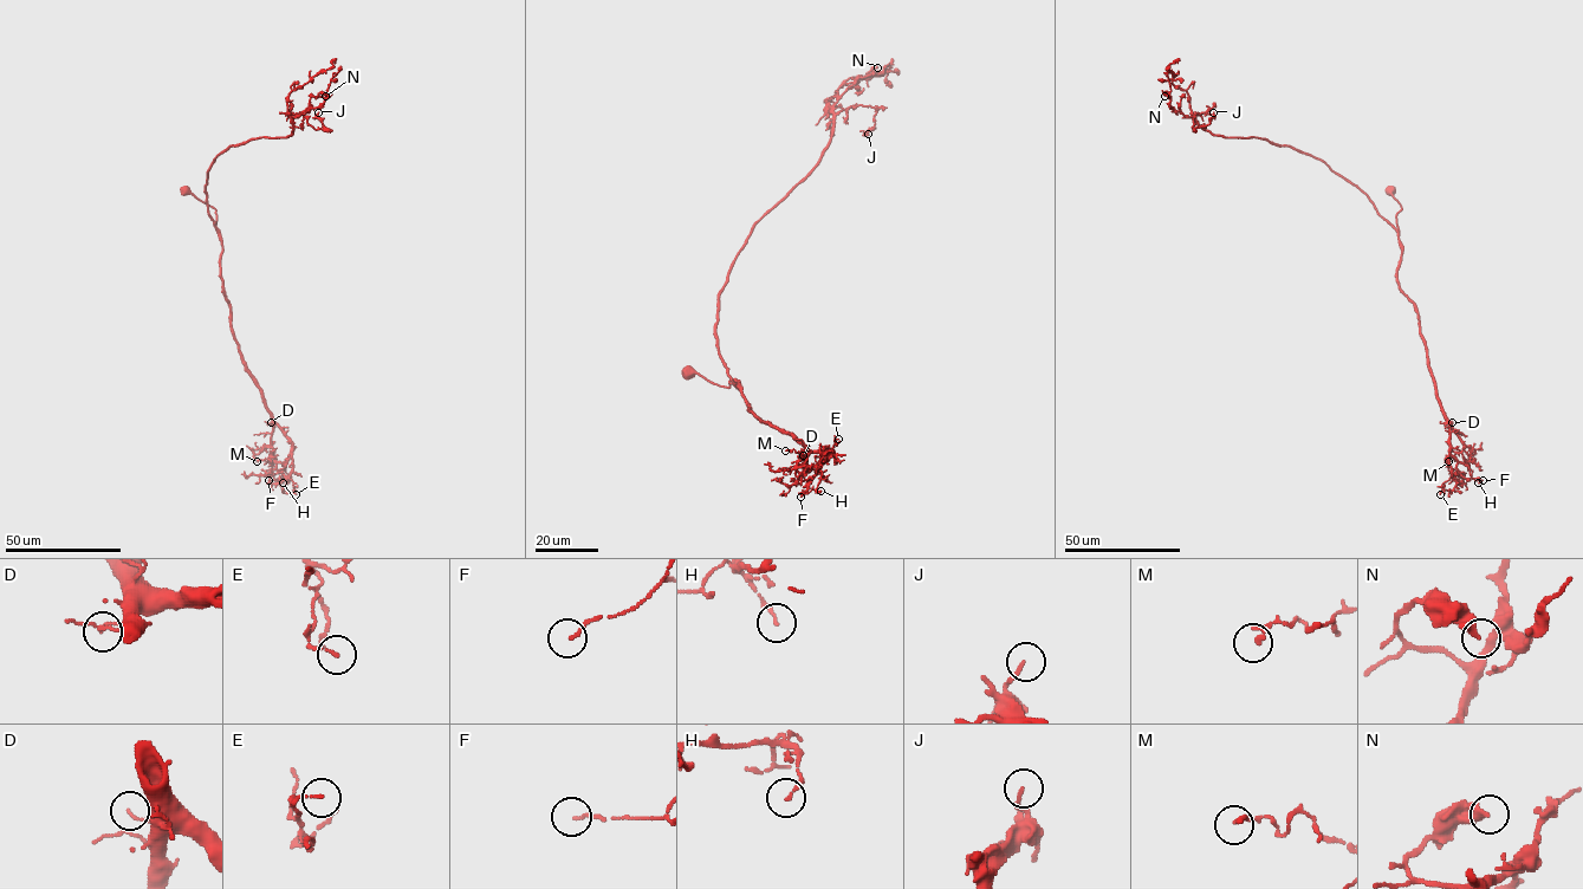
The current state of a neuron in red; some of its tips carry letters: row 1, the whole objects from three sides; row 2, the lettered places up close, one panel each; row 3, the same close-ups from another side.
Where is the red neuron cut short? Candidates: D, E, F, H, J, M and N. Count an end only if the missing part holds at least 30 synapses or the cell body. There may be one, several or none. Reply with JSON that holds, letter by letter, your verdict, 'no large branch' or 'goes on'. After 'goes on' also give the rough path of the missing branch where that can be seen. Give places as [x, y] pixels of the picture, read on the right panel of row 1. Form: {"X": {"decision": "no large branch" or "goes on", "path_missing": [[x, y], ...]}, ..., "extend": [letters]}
{"D": {"decision": "no large branch"}, "E": {"decision": "no large branch"}, "F": {"decision": "no large branch"}, "H": {"decision": "no large branch"}, "J": {"decision": "no large branch"}, "M": {"decision": "no large branch"}, "N": {"decision": "no large branch"}, "extend": []}

